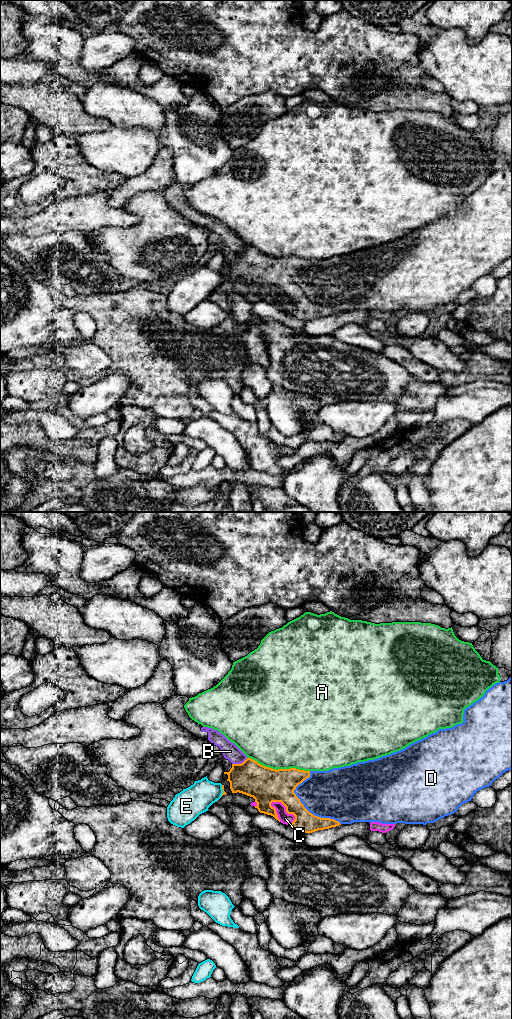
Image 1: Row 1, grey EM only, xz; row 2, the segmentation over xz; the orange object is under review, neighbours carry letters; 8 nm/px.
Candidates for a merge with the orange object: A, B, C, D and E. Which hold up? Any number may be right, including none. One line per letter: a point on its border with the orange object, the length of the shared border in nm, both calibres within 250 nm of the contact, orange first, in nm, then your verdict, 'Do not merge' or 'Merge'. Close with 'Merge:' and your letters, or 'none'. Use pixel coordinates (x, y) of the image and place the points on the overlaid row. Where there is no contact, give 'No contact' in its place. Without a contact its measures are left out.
A: Touches orange at xz (278, 769). Shared border 500 nm. Thickness 280 nm (orange) against 500 nm. Do not merge
B: Touches orange at xz (239, 764). Shared border 140 nm. Thickness 280 nm (orange) against 140 nm. Do not merge
C: Touches orange at xz (285, 806). Shared border 240 nm. Thickness 280 nm (orange) against 90 nm. Do not merge
D: Touches orange at xz (303, 806). Shared border 500 nm. Thickness 240 nm (orange) against 380 nm. Do not merge
E: Touches orange at xz (223, 791). Shared border 100 nm. Thickness 20 nm (orange) against 240 nm. Do not merge
Merge: none

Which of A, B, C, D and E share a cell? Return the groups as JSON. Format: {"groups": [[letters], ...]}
{"groups": [["A"], ["B", "C"], ["D"], ["E"]]}

